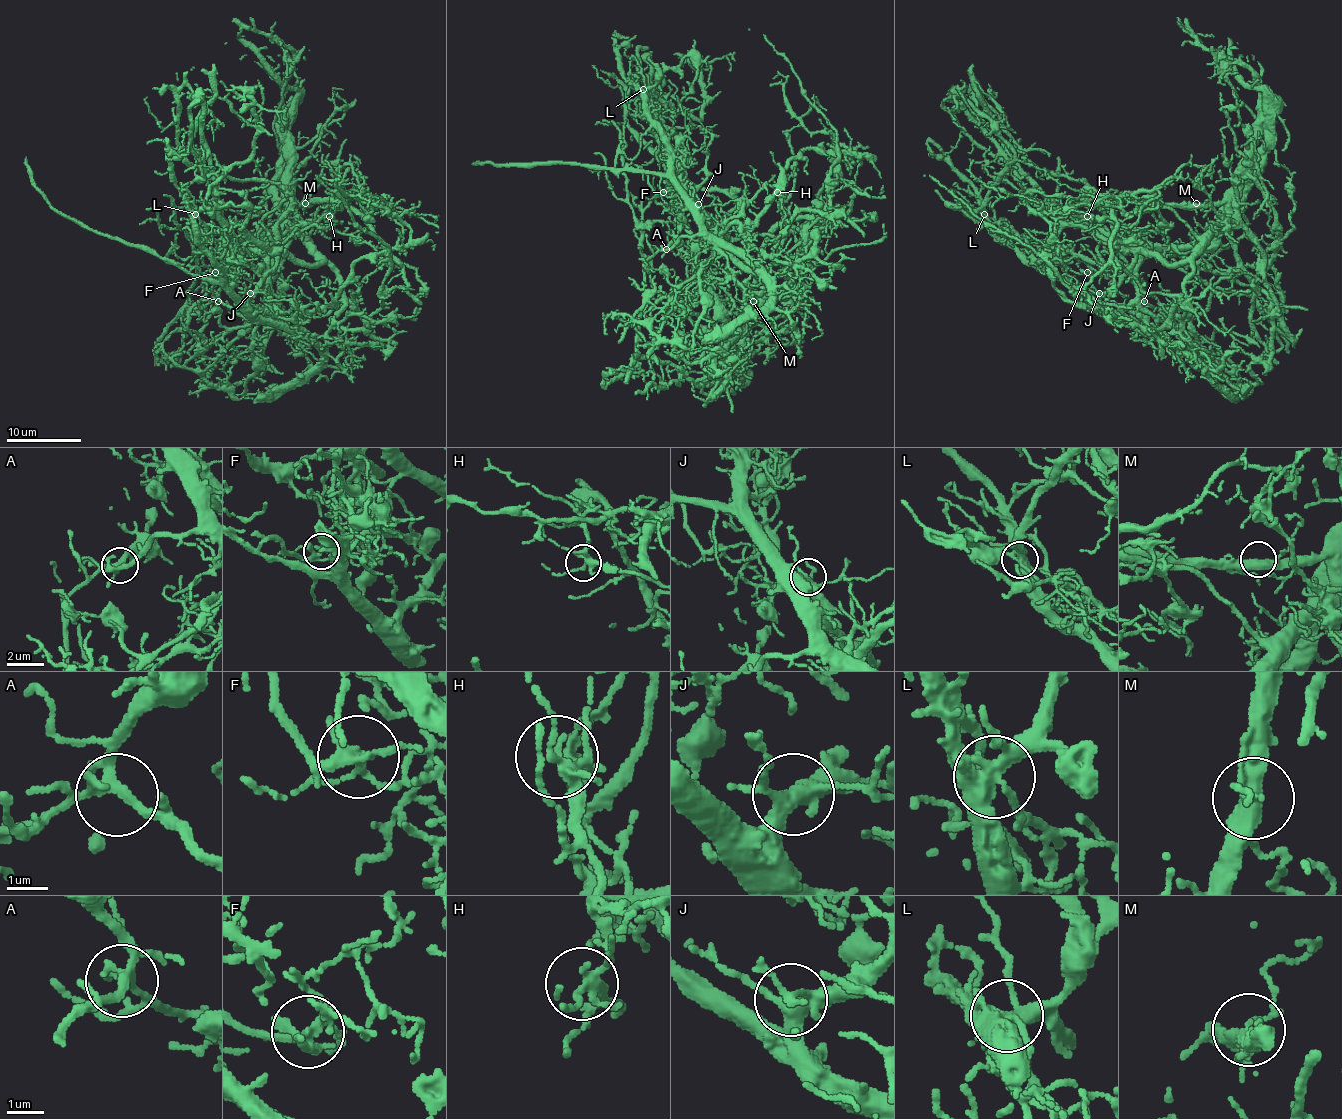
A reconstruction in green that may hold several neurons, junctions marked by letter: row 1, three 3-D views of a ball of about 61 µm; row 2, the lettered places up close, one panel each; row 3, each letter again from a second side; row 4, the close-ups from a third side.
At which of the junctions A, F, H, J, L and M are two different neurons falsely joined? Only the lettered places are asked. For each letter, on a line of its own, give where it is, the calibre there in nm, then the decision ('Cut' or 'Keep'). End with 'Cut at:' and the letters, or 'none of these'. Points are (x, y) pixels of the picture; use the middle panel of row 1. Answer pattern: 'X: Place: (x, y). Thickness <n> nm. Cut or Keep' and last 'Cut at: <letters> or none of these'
A: Place: (666, 249). Thickness 240 nm. Keep
F: Place: (663, 192). Thickness 200 nm. Cut
H: Place: (777, 192). Thickness 240 nm. Keep
J: Place: (698, 204). Thickness 400 nm. Keep
L: Place: (643, 89). Thickness 440 nm. Cut
M: Place: (753, 301). Thickness 400 nm. Keep
Cut at: F, L

